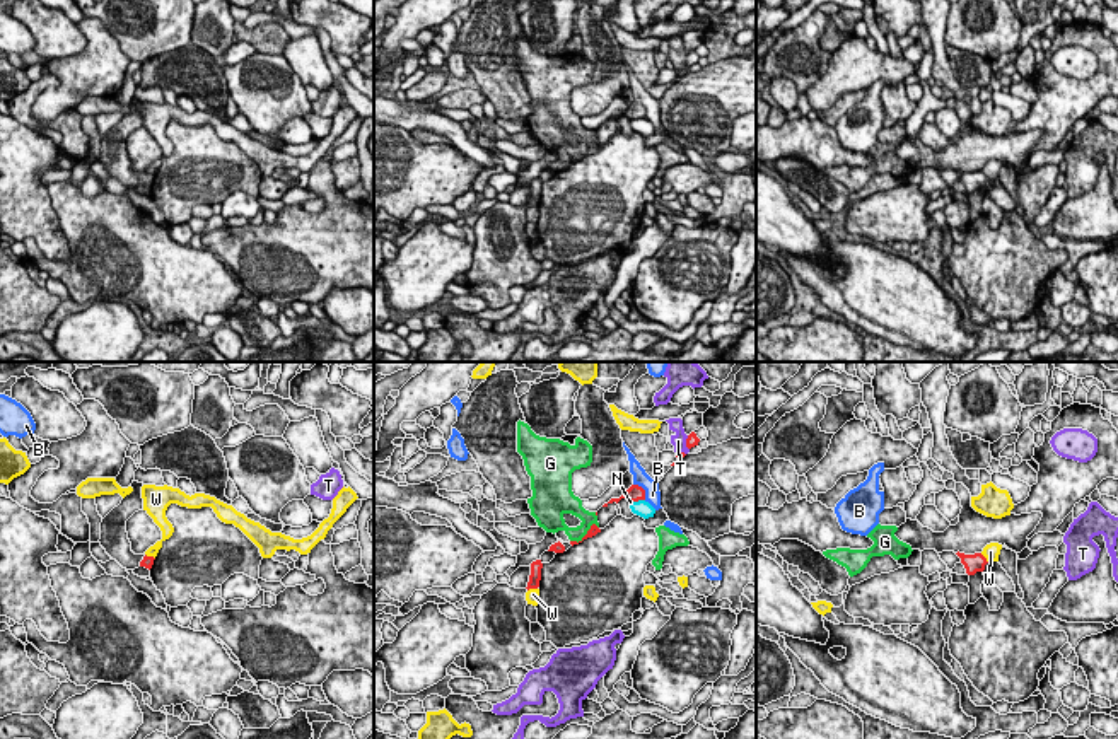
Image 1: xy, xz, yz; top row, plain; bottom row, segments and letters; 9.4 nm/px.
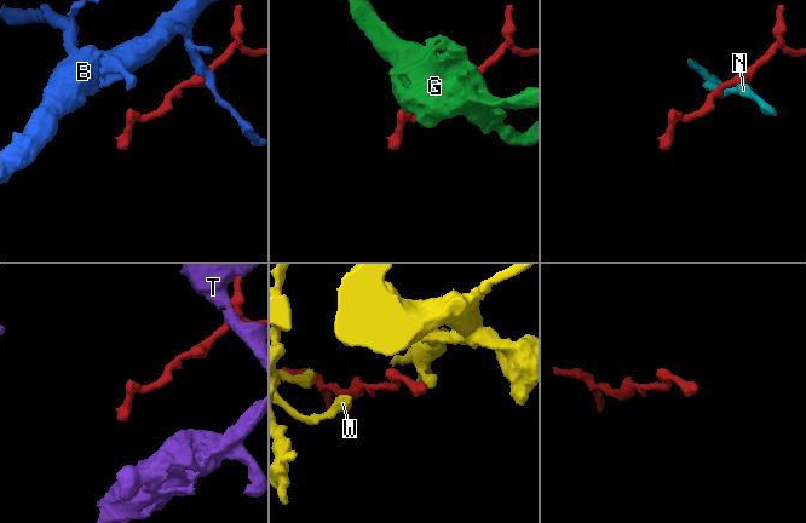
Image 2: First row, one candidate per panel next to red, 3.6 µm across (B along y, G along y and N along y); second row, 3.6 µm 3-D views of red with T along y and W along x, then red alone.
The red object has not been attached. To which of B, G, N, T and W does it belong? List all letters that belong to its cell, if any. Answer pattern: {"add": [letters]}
{"add": []}

